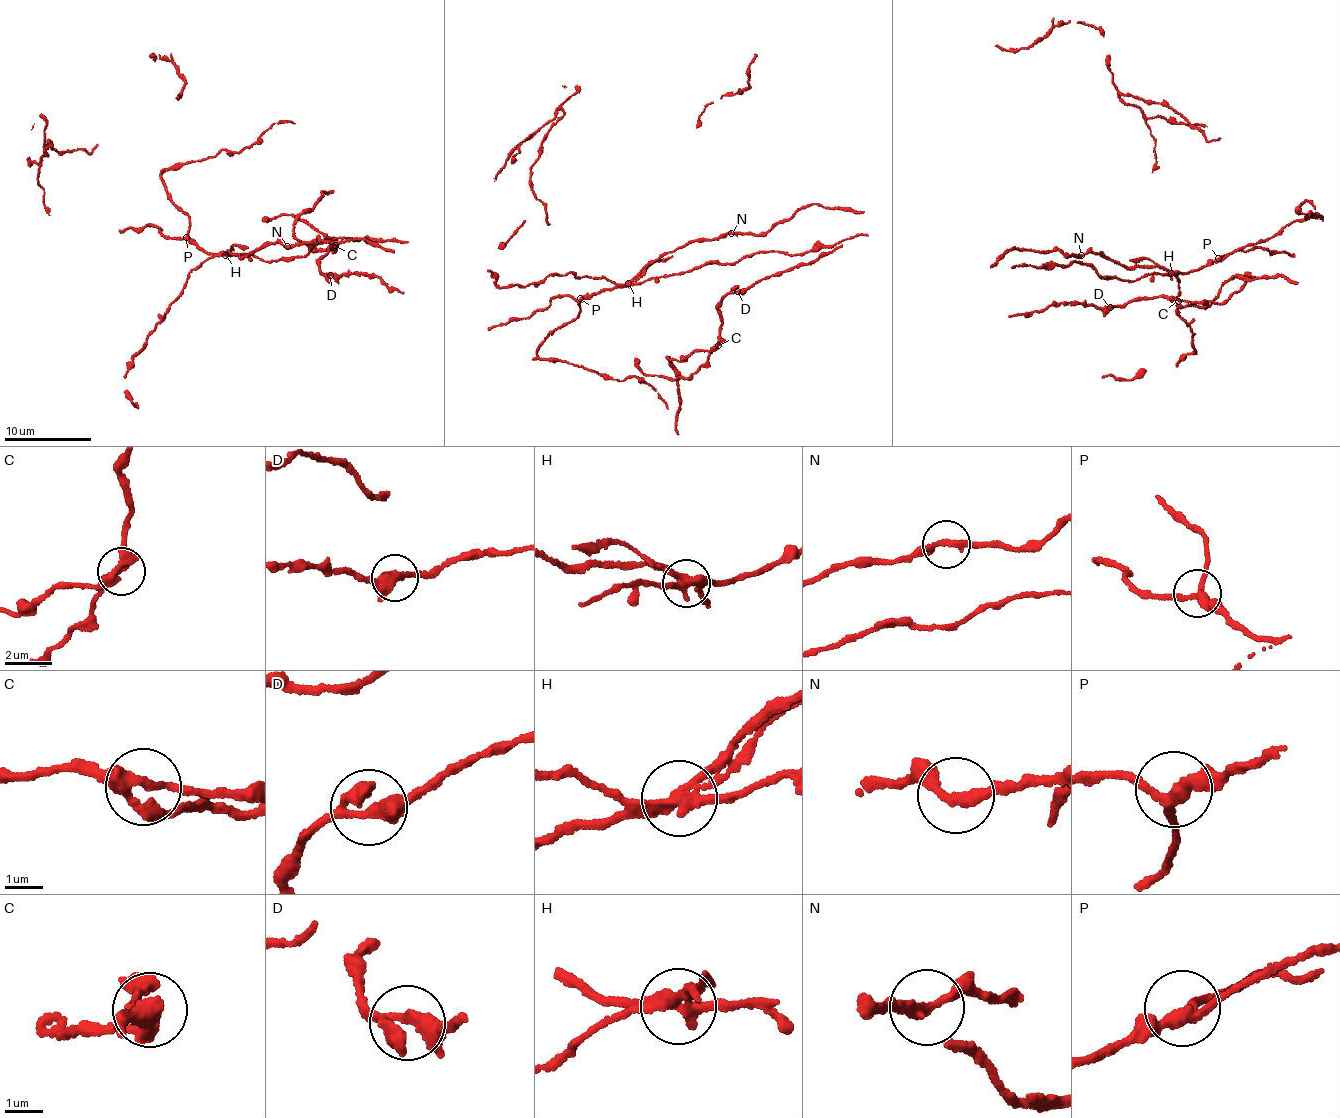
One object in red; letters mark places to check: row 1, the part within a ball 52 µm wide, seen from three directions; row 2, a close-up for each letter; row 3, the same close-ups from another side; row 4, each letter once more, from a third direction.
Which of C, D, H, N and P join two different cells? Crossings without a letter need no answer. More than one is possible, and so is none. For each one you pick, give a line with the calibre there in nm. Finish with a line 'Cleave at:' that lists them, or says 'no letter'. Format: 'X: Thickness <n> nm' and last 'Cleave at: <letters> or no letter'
H: Thickness 280 nm
Cleave at: H

